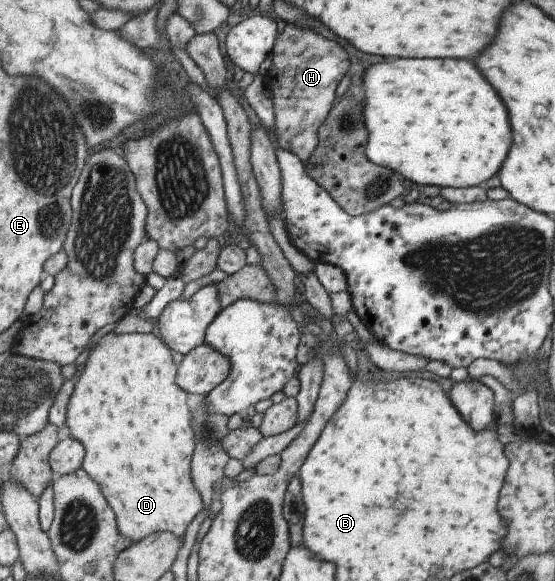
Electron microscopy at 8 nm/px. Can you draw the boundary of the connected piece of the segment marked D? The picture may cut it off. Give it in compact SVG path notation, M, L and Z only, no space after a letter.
M107 332L88 352L87 359L81 366L81 373L76 375L73 390L67 401L64 425L67 426L69 436L76 439L84 447L81 469L97 485L99 491L104 495L107 505L114 511L118 532L128 537L132 543L158 531L170 531L181 538L187 524L202 509L201 496L191 485L191 479L189 479L189 459L191 459L194 448L194 439L190 426L191 415L189 414L189 407L187 407L187 392L175 383L175 376L176 365L171 360L170 349L155 335L137 332L130 334Z

